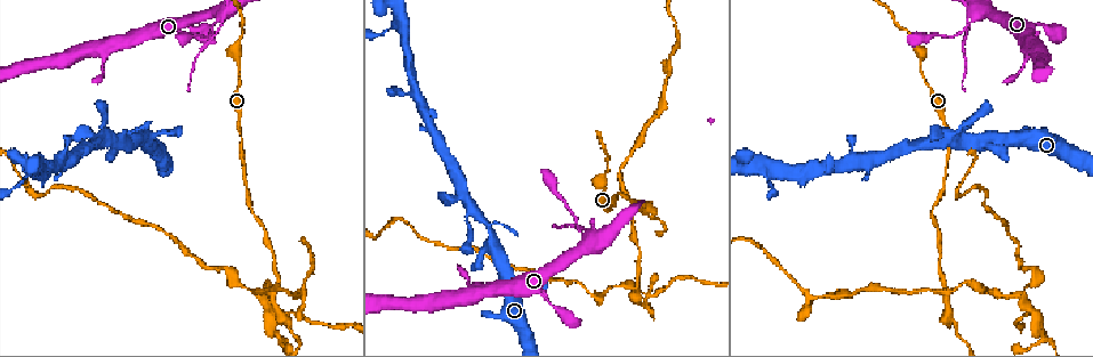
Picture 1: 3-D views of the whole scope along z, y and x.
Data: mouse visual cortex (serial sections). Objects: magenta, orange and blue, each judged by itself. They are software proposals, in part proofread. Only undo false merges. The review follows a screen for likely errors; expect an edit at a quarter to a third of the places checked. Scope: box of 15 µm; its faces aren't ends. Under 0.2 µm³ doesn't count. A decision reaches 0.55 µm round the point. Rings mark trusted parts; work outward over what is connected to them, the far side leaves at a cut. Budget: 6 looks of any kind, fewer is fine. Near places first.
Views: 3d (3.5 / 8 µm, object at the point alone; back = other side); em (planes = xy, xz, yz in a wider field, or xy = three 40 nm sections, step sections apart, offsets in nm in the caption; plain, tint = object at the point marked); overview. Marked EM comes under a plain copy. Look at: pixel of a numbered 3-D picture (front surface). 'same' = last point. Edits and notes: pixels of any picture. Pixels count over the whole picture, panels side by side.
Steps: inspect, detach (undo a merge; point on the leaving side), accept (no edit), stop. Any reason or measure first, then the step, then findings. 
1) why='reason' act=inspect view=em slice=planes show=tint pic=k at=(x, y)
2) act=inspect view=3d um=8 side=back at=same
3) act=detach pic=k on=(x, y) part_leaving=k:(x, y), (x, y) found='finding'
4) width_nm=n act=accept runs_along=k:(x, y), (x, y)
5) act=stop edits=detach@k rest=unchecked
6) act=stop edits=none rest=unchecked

why='small branch off a trunk' act=inspect view=3d um=3.5 side=back pic=1 at=(976, 15)

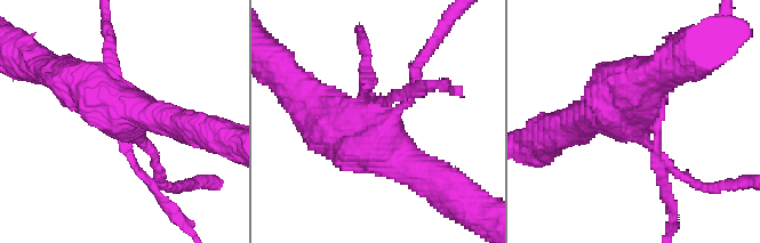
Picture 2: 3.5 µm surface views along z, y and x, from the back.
act=inspect view=em slice=xy step=2 show=tint pic=2 at=(385, 124)

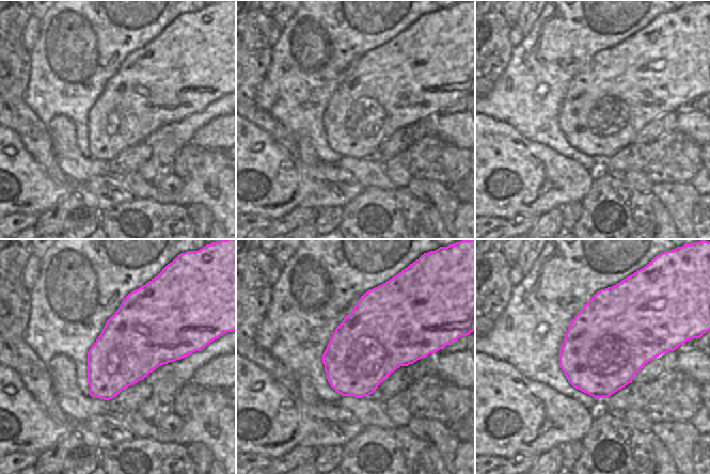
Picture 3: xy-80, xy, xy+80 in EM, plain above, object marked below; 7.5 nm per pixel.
width_nm=550 act=detach pic=2 on=(111, 53) part_leaving=2:(655, 128), (672, 219) found='a second cell is stuck on'

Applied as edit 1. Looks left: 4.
act=inspect view=overview

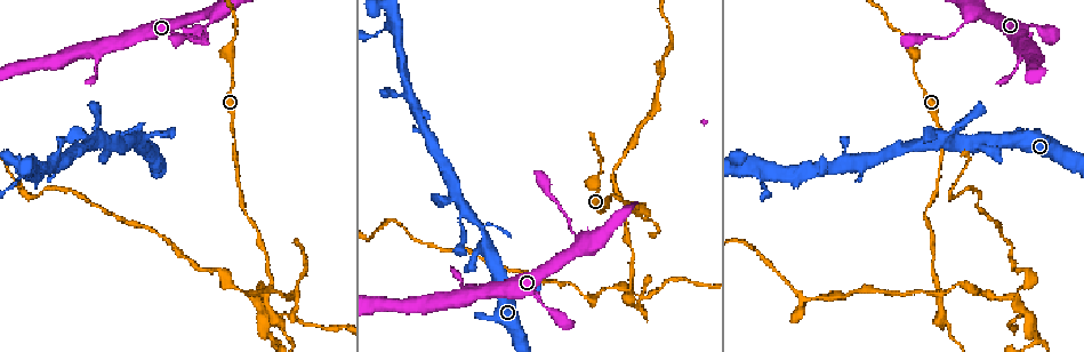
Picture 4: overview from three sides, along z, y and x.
why='a narrow waist' act=inspect view=3d um=3.5 pic=4 at=(234, 140)

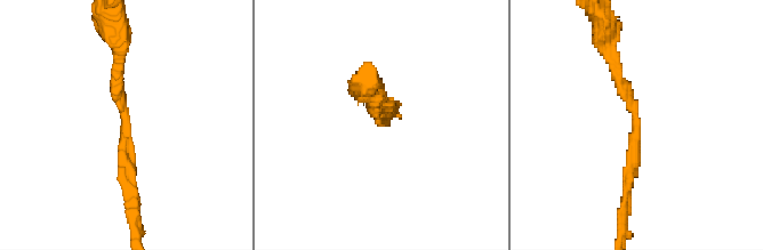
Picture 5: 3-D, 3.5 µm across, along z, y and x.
arm_widths_nm=150,200 act=inspect view=em slice=xy step=5 show=tint pic=5 at=(123, 118)

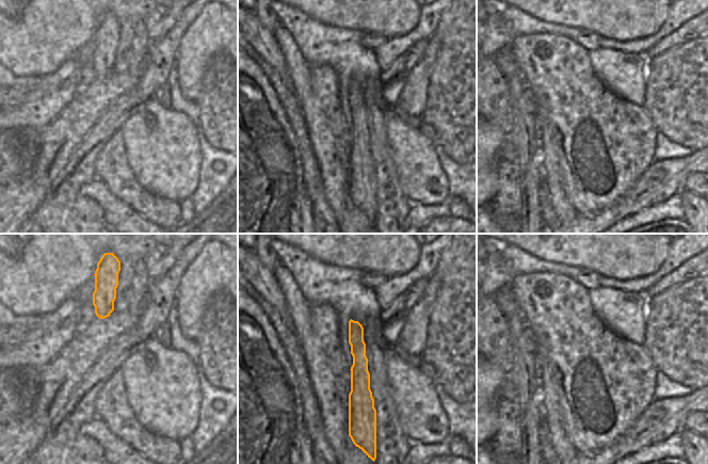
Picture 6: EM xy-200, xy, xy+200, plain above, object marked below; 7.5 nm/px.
width_nm=140 act=accept runs_along=6:(351, 323), (366, 424) found='continuous, no second cell'

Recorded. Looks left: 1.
act=stop edits=detach@2 rest=unchecked

